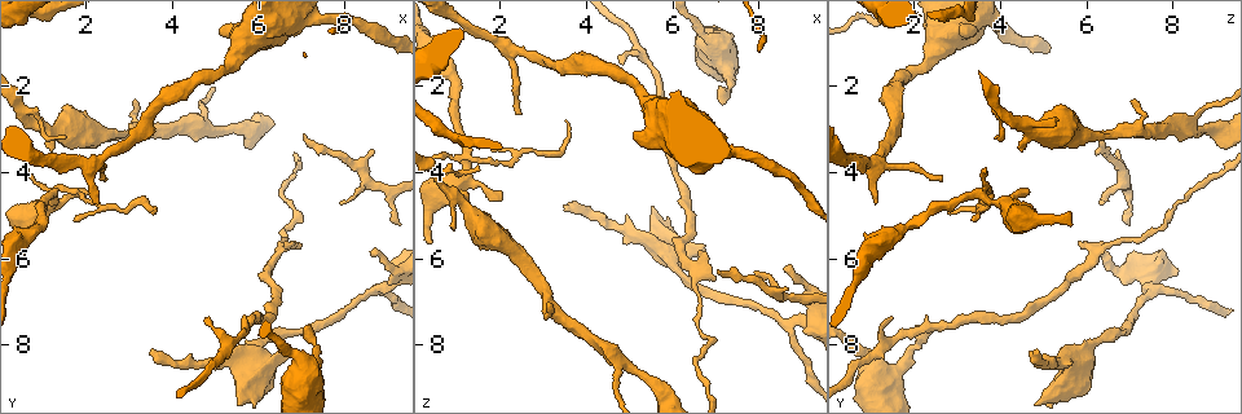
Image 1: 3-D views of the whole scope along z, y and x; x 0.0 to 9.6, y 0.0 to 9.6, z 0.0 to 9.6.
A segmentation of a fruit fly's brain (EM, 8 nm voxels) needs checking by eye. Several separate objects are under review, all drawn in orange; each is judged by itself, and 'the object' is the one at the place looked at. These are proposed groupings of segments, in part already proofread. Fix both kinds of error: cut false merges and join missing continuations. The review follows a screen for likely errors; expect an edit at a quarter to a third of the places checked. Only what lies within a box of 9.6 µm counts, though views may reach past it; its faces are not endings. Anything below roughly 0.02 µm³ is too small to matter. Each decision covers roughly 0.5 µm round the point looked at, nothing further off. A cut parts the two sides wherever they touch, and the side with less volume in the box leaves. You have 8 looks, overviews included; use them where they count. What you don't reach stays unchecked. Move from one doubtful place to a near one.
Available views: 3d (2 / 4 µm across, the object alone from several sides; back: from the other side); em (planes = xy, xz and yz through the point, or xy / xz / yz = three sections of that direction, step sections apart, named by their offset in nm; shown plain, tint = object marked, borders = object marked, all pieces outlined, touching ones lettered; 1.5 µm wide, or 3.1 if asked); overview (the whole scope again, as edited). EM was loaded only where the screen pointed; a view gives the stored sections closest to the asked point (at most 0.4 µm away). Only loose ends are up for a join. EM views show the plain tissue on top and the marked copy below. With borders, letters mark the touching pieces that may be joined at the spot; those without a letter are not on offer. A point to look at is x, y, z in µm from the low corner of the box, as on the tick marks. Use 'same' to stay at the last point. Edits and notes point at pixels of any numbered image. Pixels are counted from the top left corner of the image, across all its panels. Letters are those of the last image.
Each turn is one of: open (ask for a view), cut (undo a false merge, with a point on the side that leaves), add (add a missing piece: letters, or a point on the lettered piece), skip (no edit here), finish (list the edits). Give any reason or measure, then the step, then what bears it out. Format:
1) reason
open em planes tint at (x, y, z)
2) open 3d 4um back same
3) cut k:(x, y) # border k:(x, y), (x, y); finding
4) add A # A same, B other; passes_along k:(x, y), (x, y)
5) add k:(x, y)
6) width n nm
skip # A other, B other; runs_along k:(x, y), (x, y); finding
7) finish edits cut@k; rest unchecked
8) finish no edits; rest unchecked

end of a long branch
open em planes borders at (3.45, 8.25, 4.90)

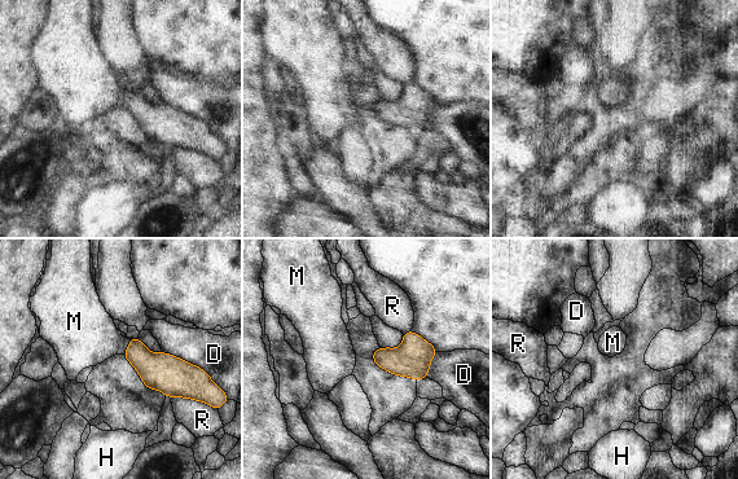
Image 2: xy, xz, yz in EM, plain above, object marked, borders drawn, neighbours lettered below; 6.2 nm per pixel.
longest_contact D 320 nm
add M # D other, H other, M same, R other; the neuron continues

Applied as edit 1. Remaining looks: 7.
see it whole again
open overview

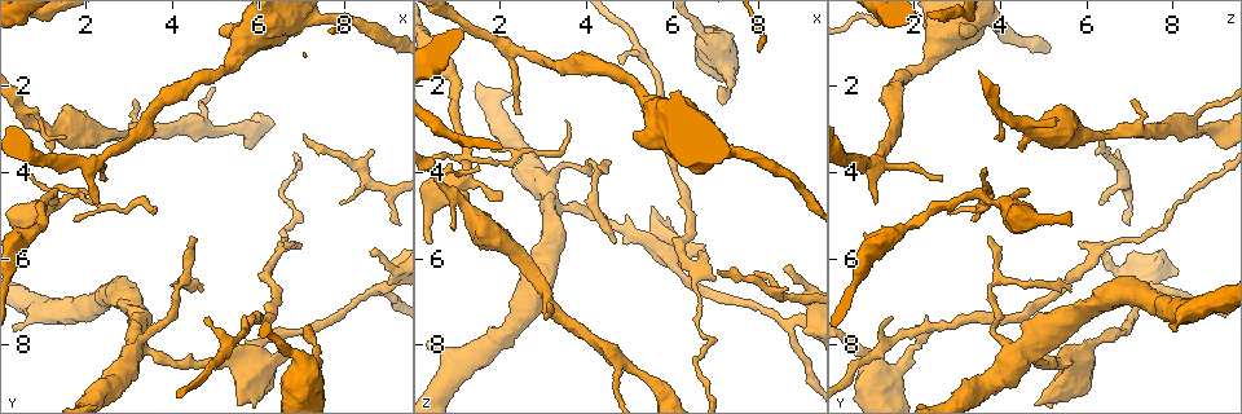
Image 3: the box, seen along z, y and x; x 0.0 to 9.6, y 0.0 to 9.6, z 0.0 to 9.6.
branch stops here
open 3d 2um at (4.60, 6.70, 5.65)

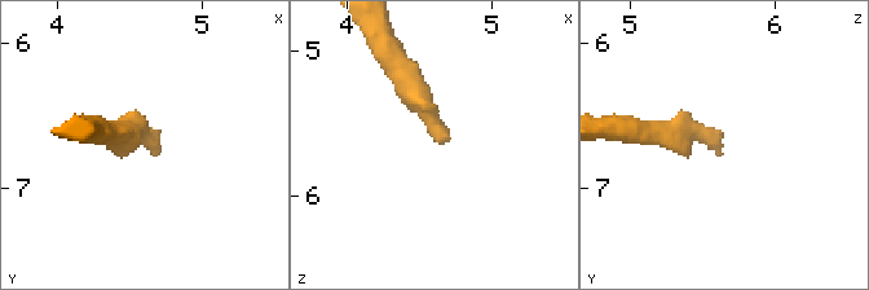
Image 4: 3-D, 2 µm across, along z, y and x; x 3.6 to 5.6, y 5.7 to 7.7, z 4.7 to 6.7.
open em xz step 4 borders at (4.66, 6.74, 5.64)

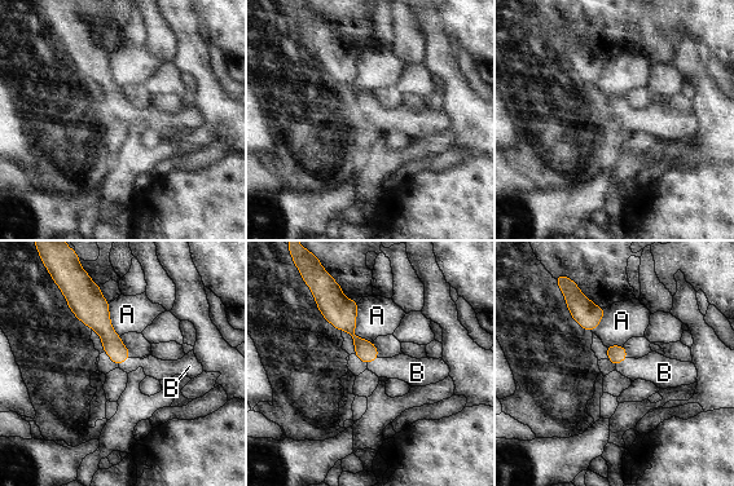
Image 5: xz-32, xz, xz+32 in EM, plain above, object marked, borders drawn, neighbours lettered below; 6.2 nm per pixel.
open em planes borders same

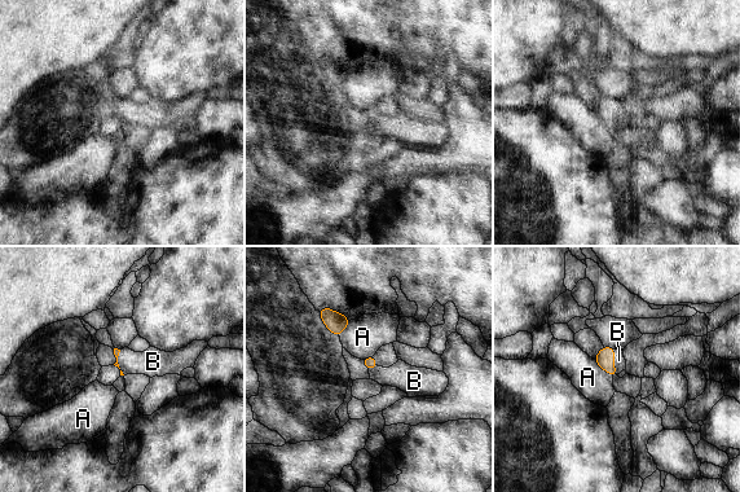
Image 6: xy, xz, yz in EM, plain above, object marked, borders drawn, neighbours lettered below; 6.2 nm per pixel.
add B # A other, B same; the neuron continues

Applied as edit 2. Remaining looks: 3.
open overview

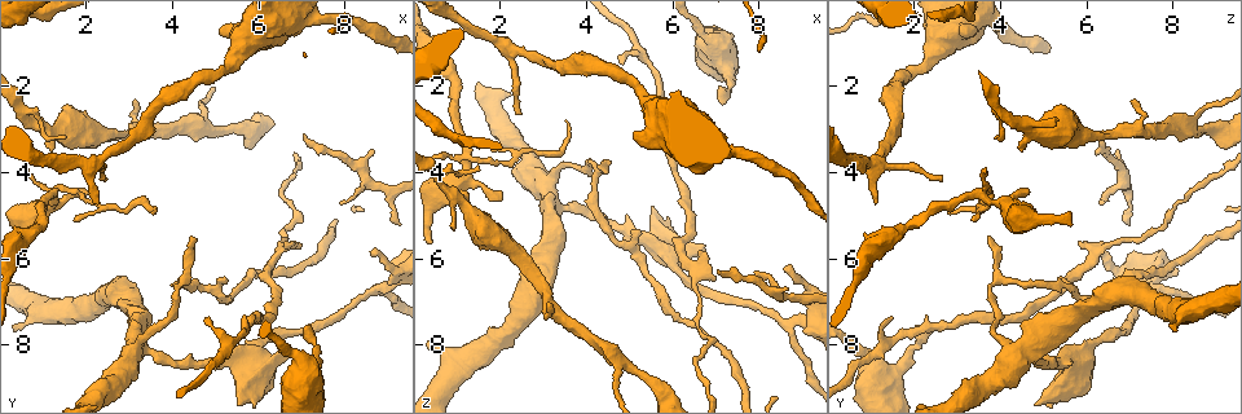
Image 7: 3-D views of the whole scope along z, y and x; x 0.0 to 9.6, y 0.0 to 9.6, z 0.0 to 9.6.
tapers out
open 3d 4um at (4.50, 5.55, 3.70)

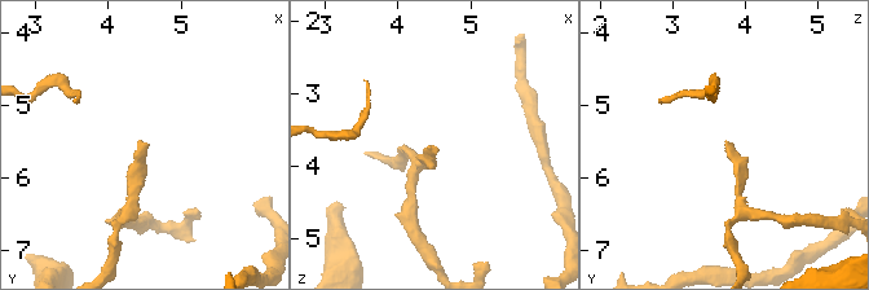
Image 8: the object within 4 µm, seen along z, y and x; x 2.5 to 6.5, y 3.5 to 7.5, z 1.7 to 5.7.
need the tissue
open em planes borders at (4.45, 5.50, 3.70)

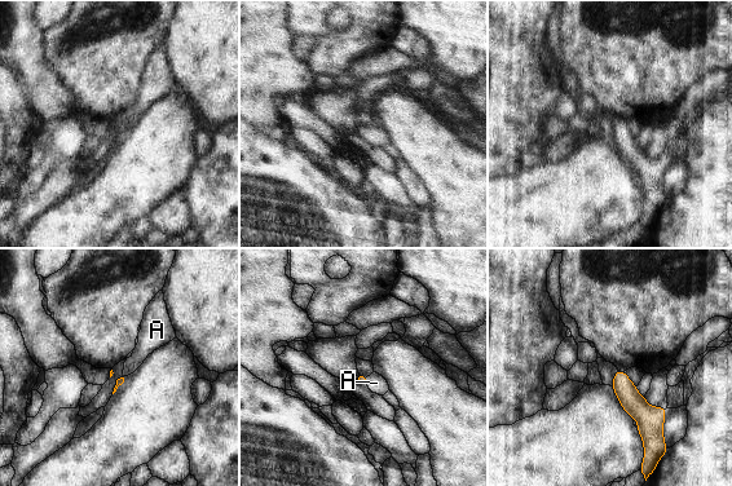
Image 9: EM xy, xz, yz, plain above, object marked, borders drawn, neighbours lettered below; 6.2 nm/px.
add A # A same; passes_along 9:(361, 379), (366, 380), (376, 383); the neuron continues

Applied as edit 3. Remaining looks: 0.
finish edits add@2, add@6, add@9; rest unchecked

